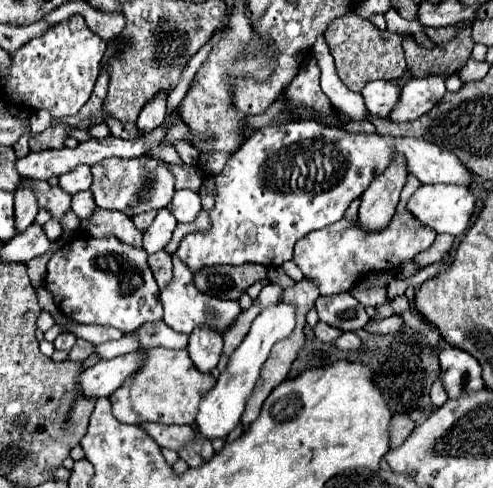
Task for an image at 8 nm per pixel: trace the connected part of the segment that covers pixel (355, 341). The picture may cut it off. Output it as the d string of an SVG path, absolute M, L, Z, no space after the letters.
M343 332L335 342L333 342L337 348L341 350L355 350L361 346L361 338L355 336L353 332Z

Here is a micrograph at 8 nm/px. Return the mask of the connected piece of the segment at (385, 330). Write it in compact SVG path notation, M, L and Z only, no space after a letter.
M395 314L395 316L391 316L391 318L383 318L383 320L369 320L367 324L365 324L365 330L369 332L369 334L389 334L389 332L397 332L397 330L401 330L401 324L403 324L403 320Z

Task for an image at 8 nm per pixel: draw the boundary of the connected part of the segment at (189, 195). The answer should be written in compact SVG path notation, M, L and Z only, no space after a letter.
M177 190L173 202L169 204L169 210L179 222L193 222L201 212L201 198L193 190Z

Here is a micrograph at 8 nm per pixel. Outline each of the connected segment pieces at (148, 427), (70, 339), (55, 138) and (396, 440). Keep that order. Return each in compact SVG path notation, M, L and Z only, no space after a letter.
M143 424L141 426L151 438L161 446L179 452L185 444L195 440L195 428L193 426L163 426L163 424Z
M61 332L59 336L57 336L57 340L53 342L53 346L55 346L55 350L63 350L63 352L69 352L71 348L73 348L73 344L75 344L75 336L73 334L69 334L69 332Z
M65 124L59 126L51 126L41 134L33 134L29 138L29 146L33 152L41 152L41 150L49 150L49 148L63 148L65 140L71 138L71 130Z
M397 414L391 420L391 448L397 448L415 430L415 422L407 414Z

